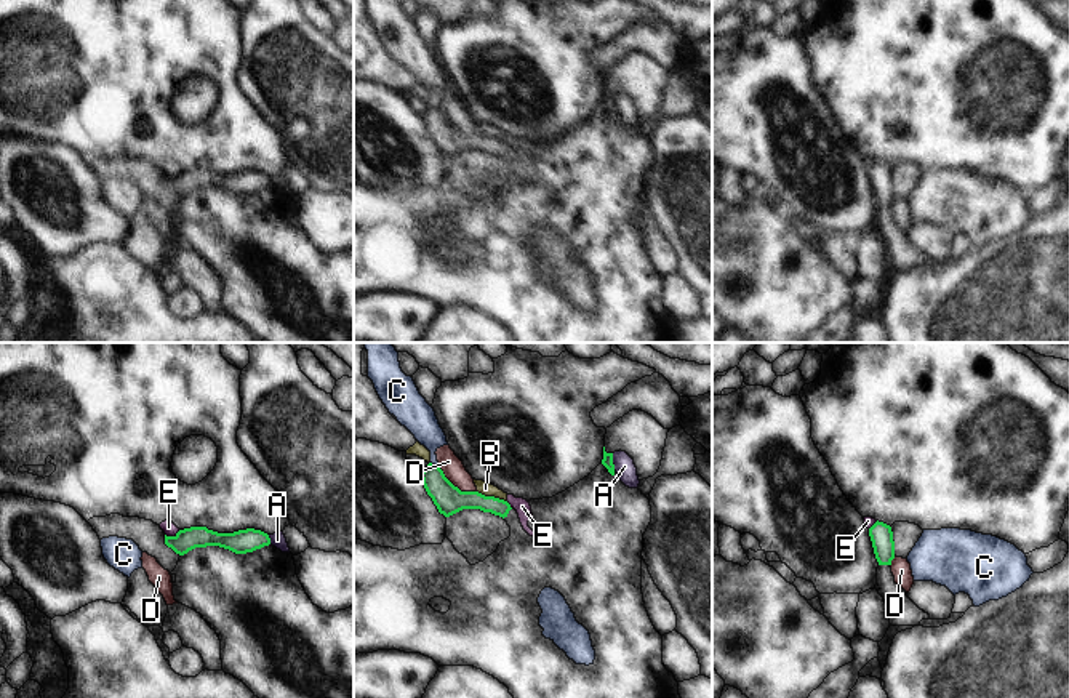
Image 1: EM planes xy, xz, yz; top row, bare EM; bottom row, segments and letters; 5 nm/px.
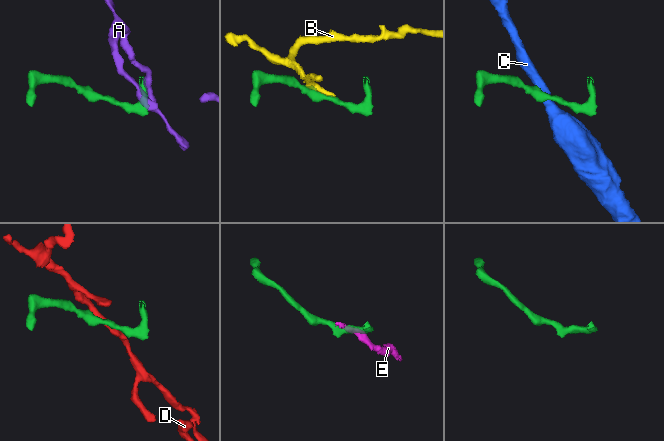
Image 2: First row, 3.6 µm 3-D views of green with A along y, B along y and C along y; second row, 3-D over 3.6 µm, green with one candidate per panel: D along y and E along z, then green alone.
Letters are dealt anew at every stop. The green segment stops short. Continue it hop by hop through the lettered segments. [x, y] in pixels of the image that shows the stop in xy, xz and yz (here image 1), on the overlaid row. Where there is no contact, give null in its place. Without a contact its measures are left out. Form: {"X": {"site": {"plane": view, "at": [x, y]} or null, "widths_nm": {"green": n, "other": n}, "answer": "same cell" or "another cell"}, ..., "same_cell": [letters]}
{"A": {"site": {"plane": "xz", "at": [612, 461]}, "widths_nm": {"green": 60, "other": 100}, "answer": "another cell"}, "B": {"site": {"plane": "xz", "at": [492, 497]}, "widths_nm": {"green": 140, "other": 70}, "answer": "another cell"}, "C": {"site": {"plane": "xz", "at": [434, 465]}, "widths_nm": {"green": 140, "other": 160}, "answer": "another cell"}, "D": {"site": {"plane": "xz", "at": [456, 487]}, "widths_nm": {"green": 140, "other": 110}, "answer": "another cell"}, "E": {"site": {"plane": "xy", "at": [172, 537]}, "widths_nm": {"green": 120, "other": 70}, "answer": "another cell"}, "same_cell": []}

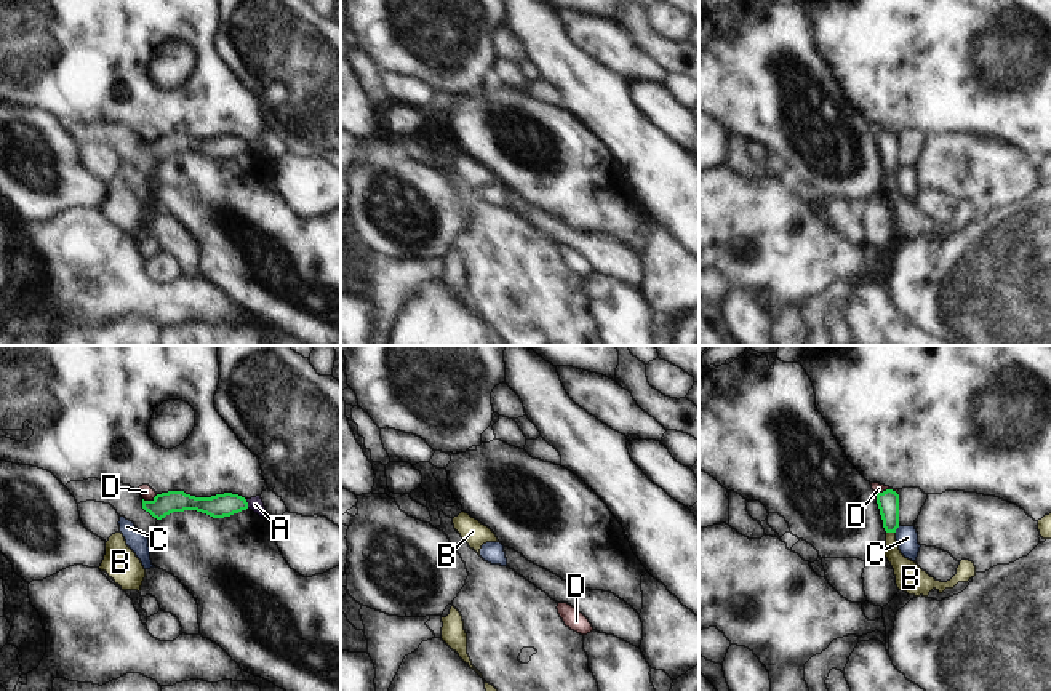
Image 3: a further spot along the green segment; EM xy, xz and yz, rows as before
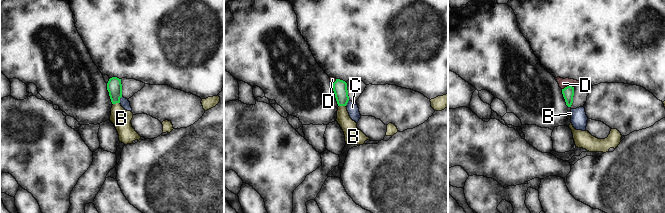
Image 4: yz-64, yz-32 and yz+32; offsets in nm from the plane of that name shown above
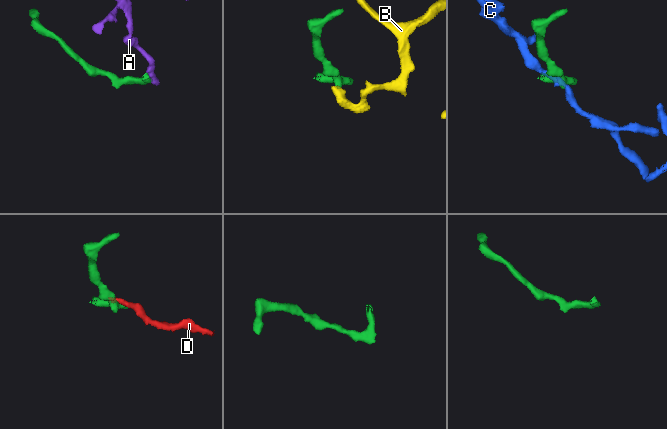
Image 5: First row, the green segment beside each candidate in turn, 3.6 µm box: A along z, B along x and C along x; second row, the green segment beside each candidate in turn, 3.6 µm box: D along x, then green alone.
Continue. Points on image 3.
{"A": {"site": {"plane": "xy", "at": [247, 504]}, "widths_nm": {"green": 120, "other": 70}, "answer": "another cell"}, "B": {"site": {"plane": "yz", "at": [891, 531]}, "widths_nm": {"green": 110, "other": 140}, "answer": "same cell"}, "C": {"site": {"plane": "yz", "at": [898, 527]}, "widths_nm": {"green": 110, "other": 110}, "answer": "another cell"}, "D": {"site": {"plane": "xy", "at": [149, 501]}, "widths_nm": {"green": 120, "other": 70}, "answer": "another cell"}, "same_cell": ["B"]}

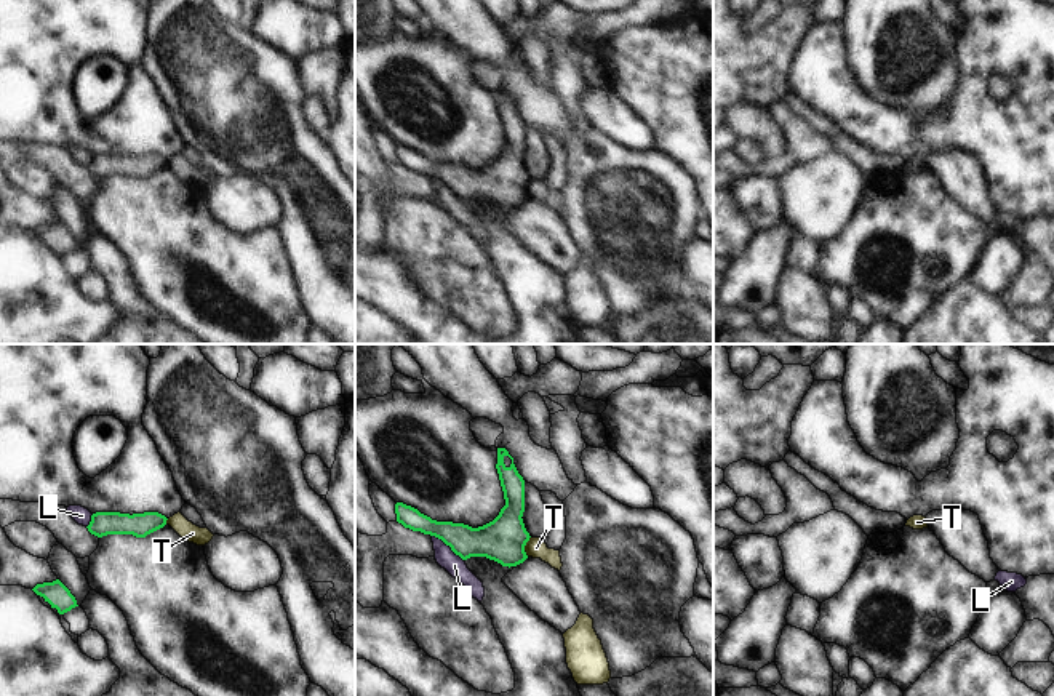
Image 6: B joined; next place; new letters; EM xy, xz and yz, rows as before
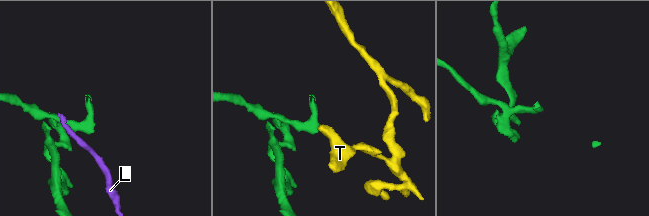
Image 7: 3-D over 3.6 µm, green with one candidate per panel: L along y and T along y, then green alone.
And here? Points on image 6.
{"L": {"site": {"plane": "xz", "at": [448, 544]}, "widths_nm": {"green": 200, "other": 100}, "answer": "another cell"}, "T": {"site": {"plane": "xz", "at": [525, 544]}, "widths_nm": {"green": 220, "other": 100}, "answer": "another cell"}, "same_cell": []}

